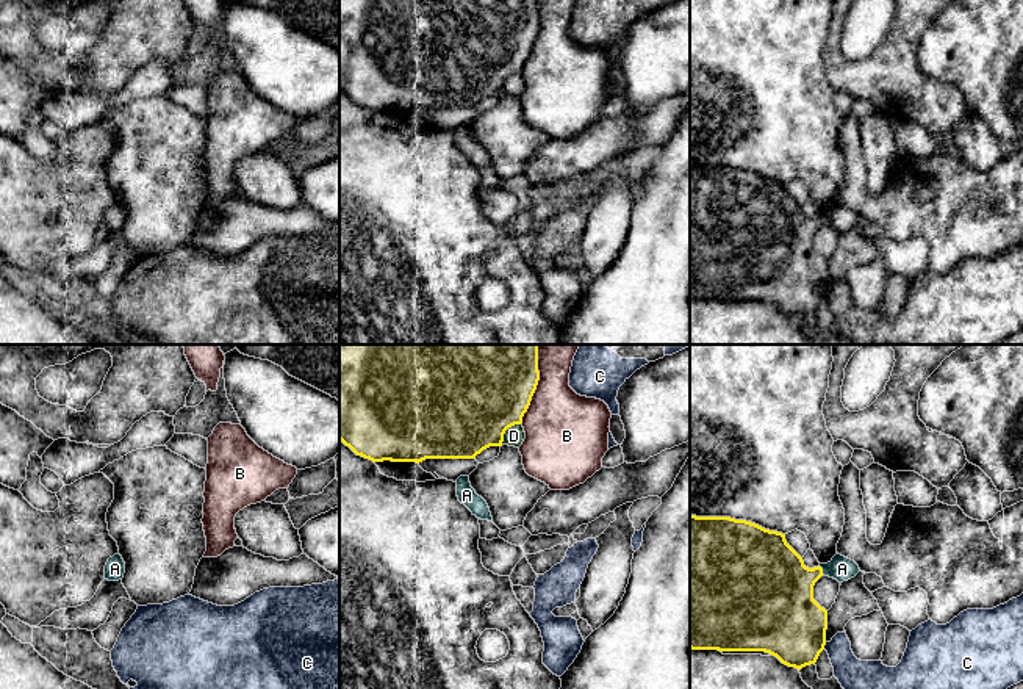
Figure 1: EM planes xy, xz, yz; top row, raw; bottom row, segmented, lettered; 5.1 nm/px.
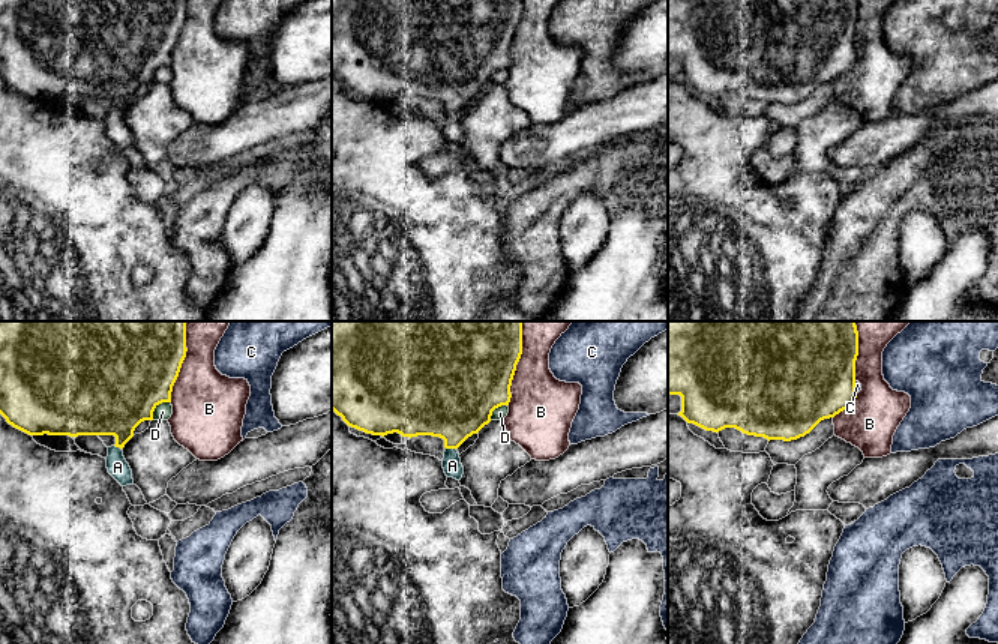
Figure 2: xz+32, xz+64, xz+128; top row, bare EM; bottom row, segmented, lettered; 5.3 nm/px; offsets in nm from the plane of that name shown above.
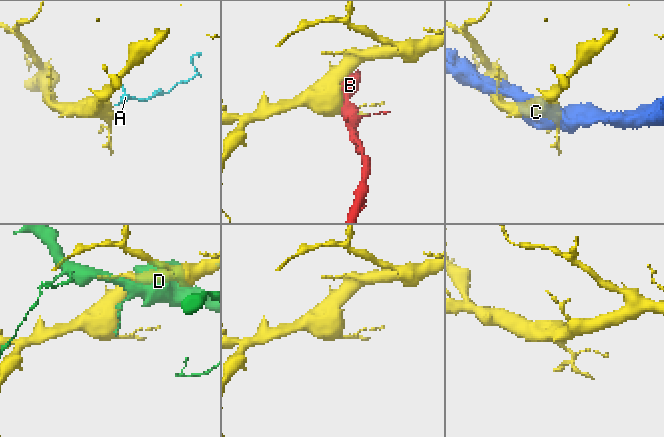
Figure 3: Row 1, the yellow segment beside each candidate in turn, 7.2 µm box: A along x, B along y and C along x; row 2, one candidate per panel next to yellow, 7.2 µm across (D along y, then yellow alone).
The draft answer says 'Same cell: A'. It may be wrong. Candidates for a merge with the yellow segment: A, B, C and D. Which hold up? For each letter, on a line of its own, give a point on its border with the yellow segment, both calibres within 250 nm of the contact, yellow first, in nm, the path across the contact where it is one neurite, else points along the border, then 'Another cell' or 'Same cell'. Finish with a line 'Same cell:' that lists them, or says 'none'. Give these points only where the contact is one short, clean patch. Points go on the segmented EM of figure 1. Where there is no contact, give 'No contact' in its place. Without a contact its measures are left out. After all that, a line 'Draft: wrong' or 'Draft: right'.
A: Touches yellow at yz (821, 570). Thickness 380 nm (yellow) against 130 nm. Path across: yz (776, 587), (821, 570), (842, 569). Same cell
B: Touches yellow at xz (537, 384). Thickness 500 nm (yellow) against 380 nm. Another cell
C: Touches yellow at yz (825, 644). Thickness 380 nm (yellow) against 160 nm. Another cell
D: Touches yellow at xz (506, 429). Thickness 500 nm (yellow) against 100 nm. Another cell
Same cell: A
Draft: right

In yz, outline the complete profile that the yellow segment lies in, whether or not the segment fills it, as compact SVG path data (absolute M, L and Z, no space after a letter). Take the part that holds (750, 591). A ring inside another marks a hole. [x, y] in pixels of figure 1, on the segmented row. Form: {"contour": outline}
{"contour": "M690 515L690 648L765 651L798 670L815 664L826 645L827 611L813 600L813 586L823 575L843 583L859 572L859 565L842 554L835 554L827 564L809 568L787 543L785 534L751 521Z"}

